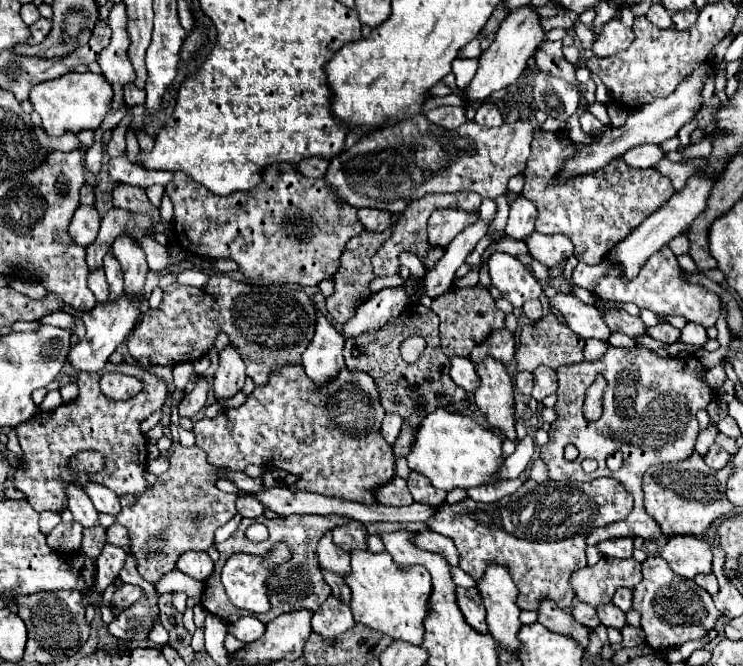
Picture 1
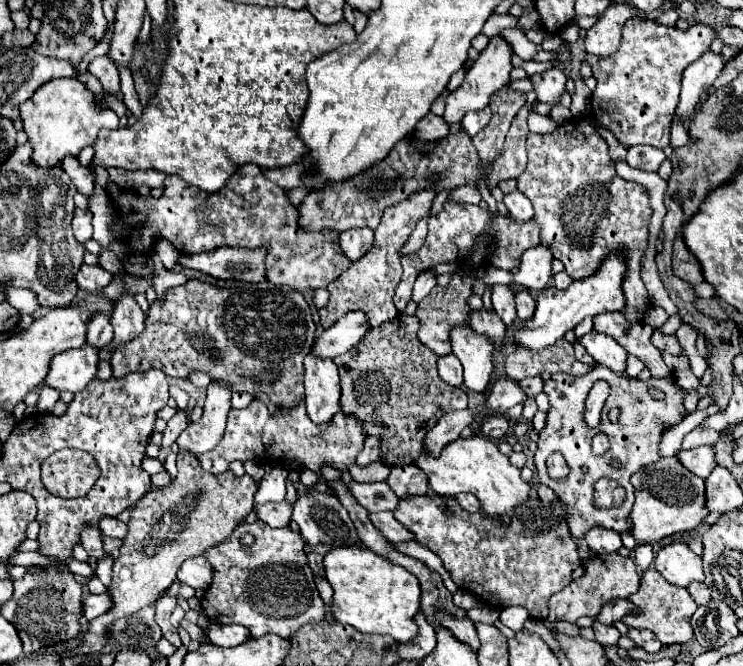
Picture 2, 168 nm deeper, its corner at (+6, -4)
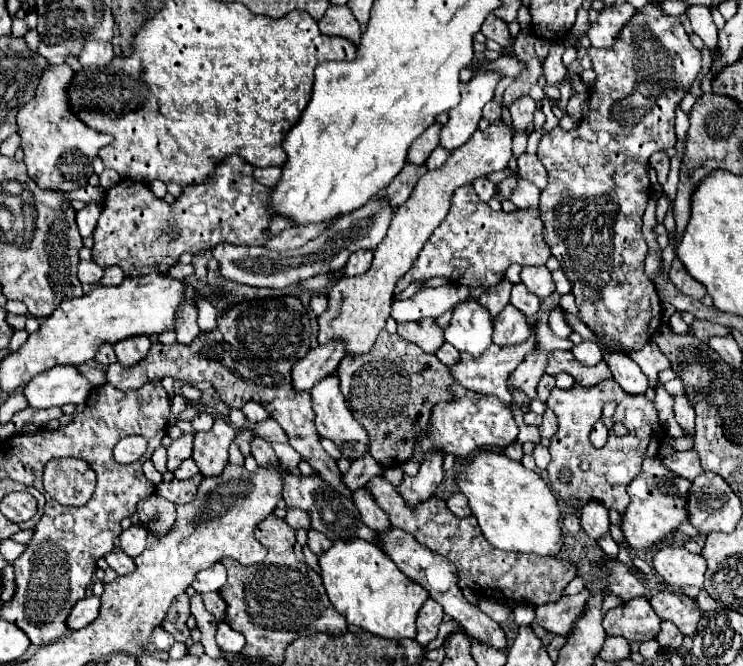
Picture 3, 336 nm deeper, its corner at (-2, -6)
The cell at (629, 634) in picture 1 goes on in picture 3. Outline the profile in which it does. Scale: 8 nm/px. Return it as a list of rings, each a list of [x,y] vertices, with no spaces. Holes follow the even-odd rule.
[[[663,621],[661,623],[661,631],[657,635],[657,641],[659,641],[661,647],[679,649],[681,647],[681,641],[683,641],[683,633],[671,621]]]

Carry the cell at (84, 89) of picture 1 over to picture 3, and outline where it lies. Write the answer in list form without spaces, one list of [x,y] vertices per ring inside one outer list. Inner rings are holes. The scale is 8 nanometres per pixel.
[[[49,65],[41,75],[39,87],[35,89],[31,101],[17,113],[17,133],[21,137],[27,175],[47,191],[73,191],[87,185],[93,175],[93,159],[101,147],[113,141],[111,135],[89,129],[71,113],[65,93],[71,79],[73,69],[69,65]]]

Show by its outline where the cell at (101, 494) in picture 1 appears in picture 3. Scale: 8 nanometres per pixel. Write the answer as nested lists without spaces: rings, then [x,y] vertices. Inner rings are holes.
[[[135,525],[135,527],[129,527],[125,529],[121,535],[119,535],[119,541],[121,541],[121,551],[127,553],[131,559],[139,557],[145,549],[145,539],[147,539],[147,531],[141,527],[141,525]]]

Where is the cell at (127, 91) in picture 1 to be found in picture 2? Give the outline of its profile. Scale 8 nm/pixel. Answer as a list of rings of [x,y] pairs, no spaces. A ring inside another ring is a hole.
[[[97,57],[89,63],[89,73],[93,73],[101,85],[105,87],[105,91],[113,93],[113,95],[121,95],[121,87],[119,87],[119,71],[117,67],[109,61],[109,57]]]

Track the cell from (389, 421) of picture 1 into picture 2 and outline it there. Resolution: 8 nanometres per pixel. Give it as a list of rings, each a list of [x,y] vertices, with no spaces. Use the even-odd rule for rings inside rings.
[[[367,437],[365,447],[357,457],[357,465],[365,467],[365,465],[369,465],[369,463],[373,463],[377,459],[379,459],[379,437]]]

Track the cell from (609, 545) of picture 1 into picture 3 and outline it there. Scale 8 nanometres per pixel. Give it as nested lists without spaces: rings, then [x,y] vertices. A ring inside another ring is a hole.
[[[591,501],[591,503],[587,503],[585,507],[581,507],[579,517],[581,517],[581,527],[583,527],[583,531],[585,531],[591,539],[599,539],[603,533],[609,531],[607,507],[603,507],[603,503],[599,503],[599,501]]]

